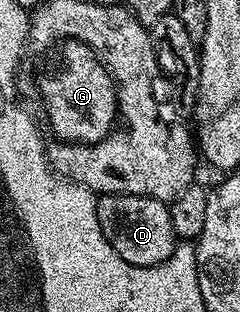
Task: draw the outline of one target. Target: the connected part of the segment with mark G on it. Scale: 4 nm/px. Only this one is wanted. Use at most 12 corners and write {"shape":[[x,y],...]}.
{"shape":[[66,41],[39,80],[52,133],[96,144],[117,124],[115,84]]}

